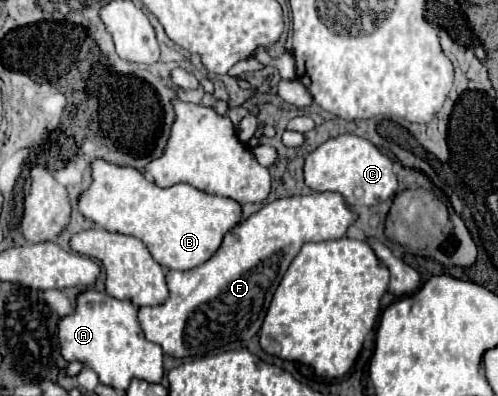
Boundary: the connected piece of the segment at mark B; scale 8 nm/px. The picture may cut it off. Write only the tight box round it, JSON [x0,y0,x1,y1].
[79,157,241,269]

